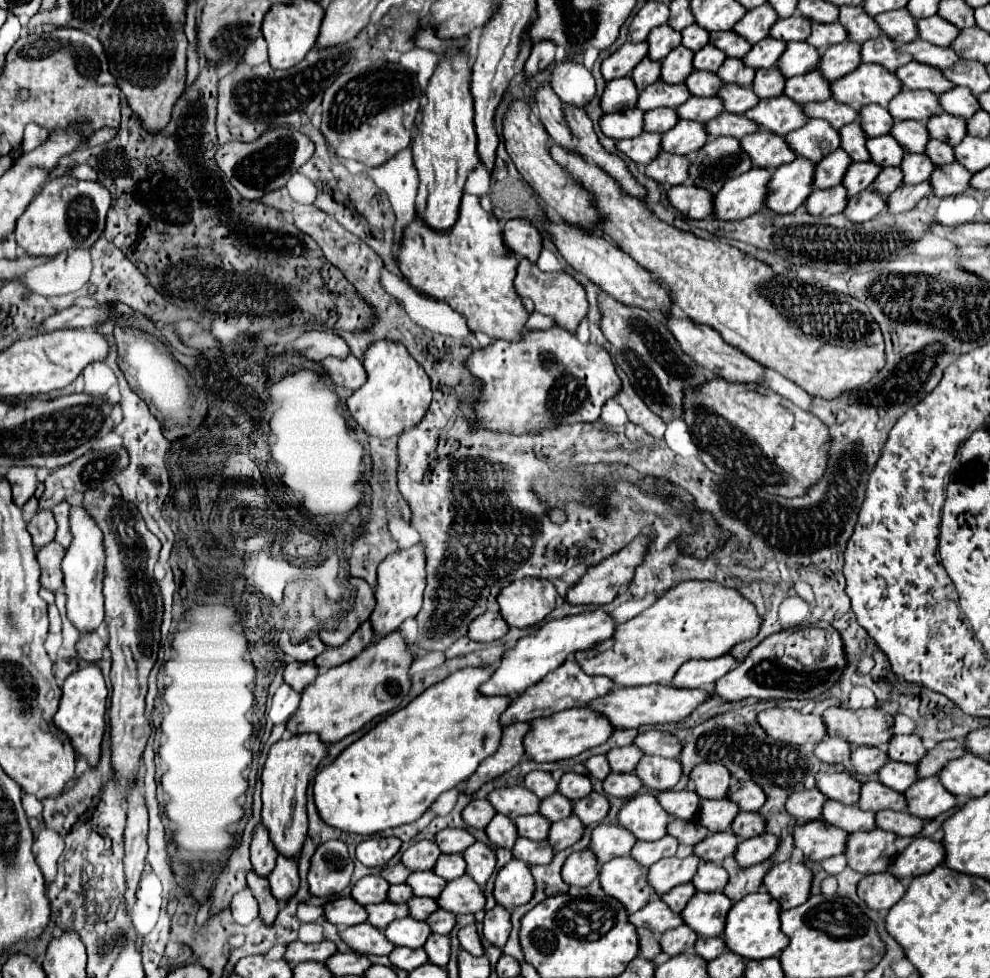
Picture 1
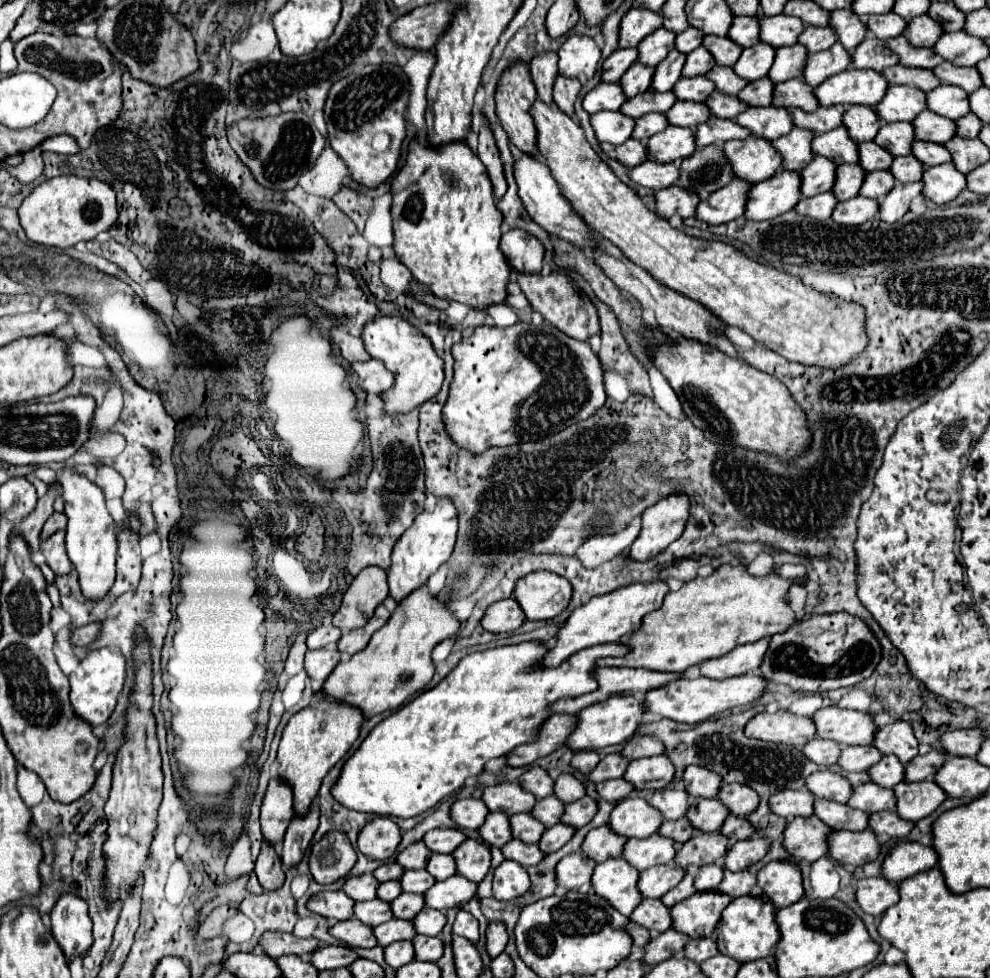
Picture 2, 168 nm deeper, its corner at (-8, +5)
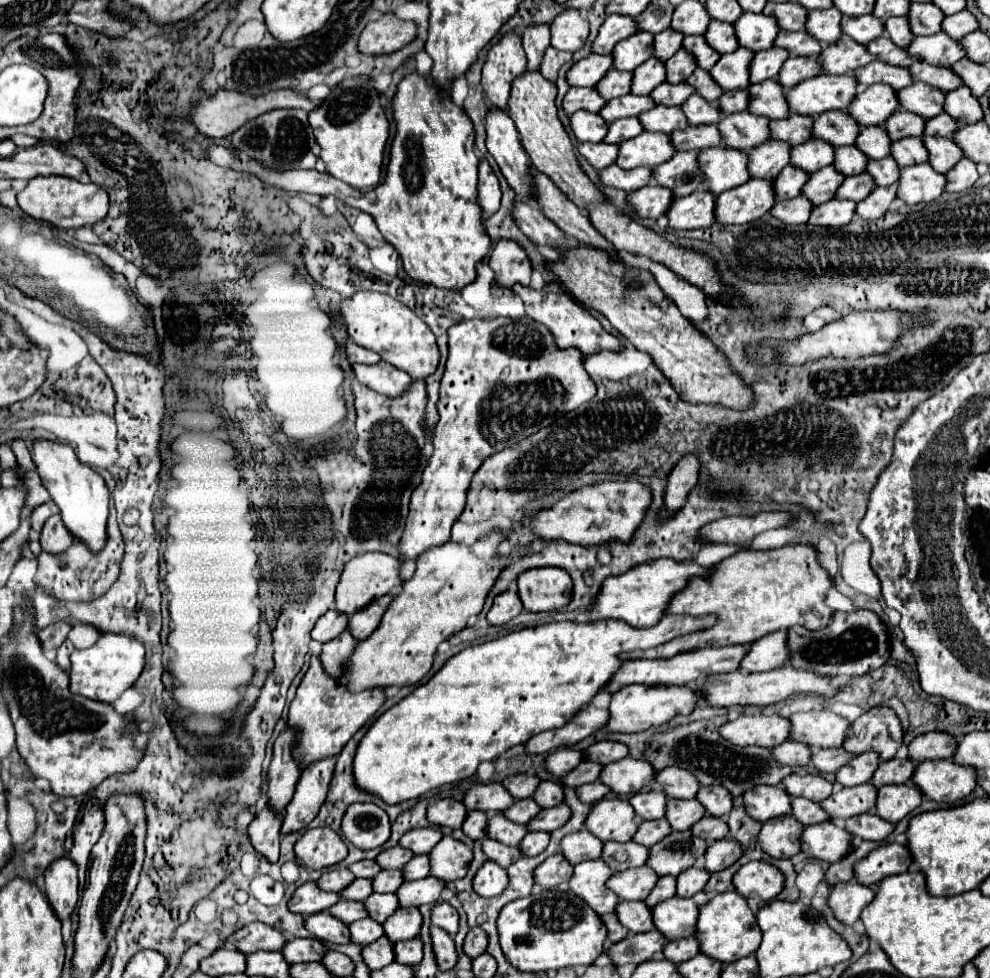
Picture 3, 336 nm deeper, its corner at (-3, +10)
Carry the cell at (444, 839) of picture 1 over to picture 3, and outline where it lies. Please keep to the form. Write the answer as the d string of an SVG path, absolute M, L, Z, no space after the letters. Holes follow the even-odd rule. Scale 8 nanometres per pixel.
M435 827L411 829L401 837L399 845L405 849L411 849L415 855L421 855L421 853L429 853L441 841L441 837L443 837L443 833Z

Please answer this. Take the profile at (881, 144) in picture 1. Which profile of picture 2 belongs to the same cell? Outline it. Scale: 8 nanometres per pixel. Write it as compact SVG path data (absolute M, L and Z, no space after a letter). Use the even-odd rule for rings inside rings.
M874 142L858 144L858 164L864 168L864 172L874 172L874 170L888 170L892 164L892 154L888 154L884 148L880 148Z

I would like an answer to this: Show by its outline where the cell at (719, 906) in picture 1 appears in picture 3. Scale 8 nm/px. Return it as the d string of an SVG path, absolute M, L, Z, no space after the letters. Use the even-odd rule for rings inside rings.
M705 891L695 893L693 897L671 897L667 901L661 901L657 907L653 907L653 919L655 927L667 937L667 939L683 939L697 933L697 917L699 907L709 903L709 895Z

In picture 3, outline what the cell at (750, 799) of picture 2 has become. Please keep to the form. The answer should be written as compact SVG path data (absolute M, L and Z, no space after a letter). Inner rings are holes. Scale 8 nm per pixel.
M701 785L697 799L705 805L709 815L715 817L723 817L729 815L729 811L733 809L733 797L729 795L729 791L721 785Z

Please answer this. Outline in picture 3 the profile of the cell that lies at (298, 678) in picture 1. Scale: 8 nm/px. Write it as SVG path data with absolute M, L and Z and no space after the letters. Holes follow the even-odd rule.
M343 631L339 637L331 639L329 643L323 643L319 659L329 677L339 677L341 665L347 661L347 657L355 649L355 645L357 645L357 641L353 637L349 637L347 631Z

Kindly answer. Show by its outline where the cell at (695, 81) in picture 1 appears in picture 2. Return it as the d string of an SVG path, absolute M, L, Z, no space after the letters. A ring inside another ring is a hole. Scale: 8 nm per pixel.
M694 76L694 78L680 78L678 84L674 84L674 94L678 100L686 102L704 102L706 96L714 90L714 84L706 76Z

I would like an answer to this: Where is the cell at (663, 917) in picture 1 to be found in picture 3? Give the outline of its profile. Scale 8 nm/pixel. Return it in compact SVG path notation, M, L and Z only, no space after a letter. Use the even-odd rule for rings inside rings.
M621 901L615 913L631 933L645 933L655 927L653 913L643 901Z

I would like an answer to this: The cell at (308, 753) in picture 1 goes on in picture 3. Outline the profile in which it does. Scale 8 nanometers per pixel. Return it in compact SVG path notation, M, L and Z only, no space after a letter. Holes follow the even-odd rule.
M311 657L311 667L305 673L295 699L289 705L289 717L287 717L287 727L295 731L295 743L293 743L293 759L301 769L309 767L315 761L335 757L345 743L365 725L375 711L383 705L385 701L385 689L373 689L373 691L363 691L363 693L347 693L343 691L335 679L327 677L319 657Z

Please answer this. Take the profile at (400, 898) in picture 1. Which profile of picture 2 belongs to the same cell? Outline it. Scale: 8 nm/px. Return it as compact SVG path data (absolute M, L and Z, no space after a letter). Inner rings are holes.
M382 882L382 884L378 886L378 896L376 896L376 898L384 900L384 902L392 902L394 896L398 896L400 892L402 892L402 890L400 890L400 884L398 884L398 882Z

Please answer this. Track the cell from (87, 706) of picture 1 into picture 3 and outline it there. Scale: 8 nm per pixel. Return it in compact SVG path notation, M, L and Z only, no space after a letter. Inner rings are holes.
M103 633L93 647L71 653L71 669L69 669L71 683L69 683L69 689L75 695L83 695L83 697L93 699L93 701L113 703L139 677L139 673L145 665L143 657L145 657L145 649L137 639L133 639L129 635Z

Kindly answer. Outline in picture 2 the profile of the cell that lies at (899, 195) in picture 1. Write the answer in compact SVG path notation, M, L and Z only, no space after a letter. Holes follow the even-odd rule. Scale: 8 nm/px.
M922 182L896 184L896 186L878 202L880 220L890 222L890 224L896 222L896 220L900 220L900 218L908 212L908 206L910 206L912 198L916 198L918 194L922 194Z

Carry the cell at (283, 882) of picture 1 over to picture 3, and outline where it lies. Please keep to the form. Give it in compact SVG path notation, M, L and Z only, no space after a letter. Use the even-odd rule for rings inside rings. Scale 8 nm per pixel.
M335 757L323 759L321 763L313 763L313 767L307 767L301 773L295 787L295 795L285 809L281 835L301 831L317 817L319 807L323 805L329 789L333 767L335 767Z

